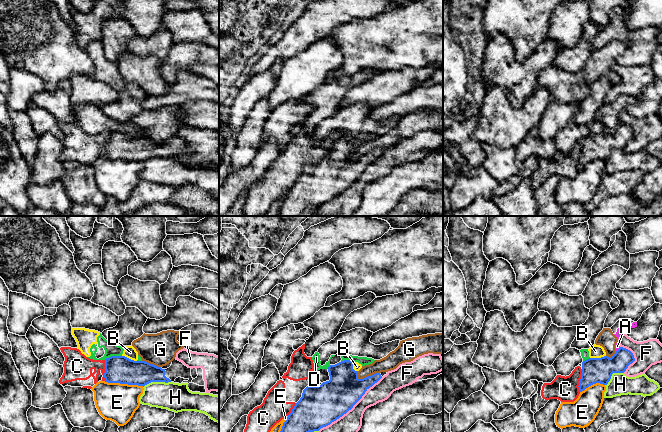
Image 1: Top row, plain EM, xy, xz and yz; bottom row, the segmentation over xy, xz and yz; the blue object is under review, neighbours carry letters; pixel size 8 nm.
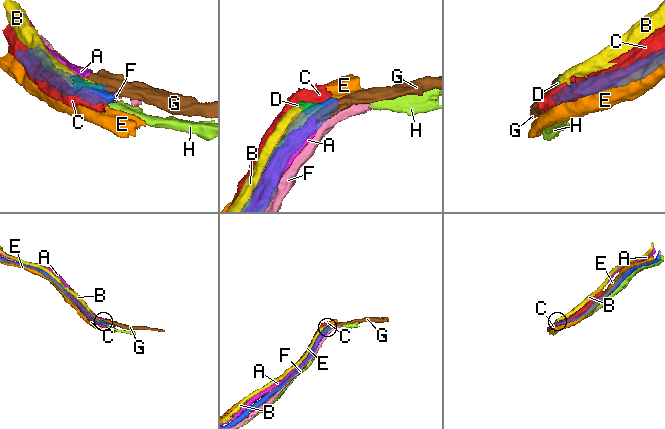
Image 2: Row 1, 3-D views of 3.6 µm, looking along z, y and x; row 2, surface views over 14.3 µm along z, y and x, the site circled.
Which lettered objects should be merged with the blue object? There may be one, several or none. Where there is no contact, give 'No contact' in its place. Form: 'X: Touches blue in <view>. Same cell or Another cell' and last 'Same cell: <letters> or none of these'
A: Touches blue in yz. Another cell
B: Touches blue in xy. Another cell
C: Touches blue in yz. Another cell
D: Touches blue in xy. Another cell
E: Touches blue in xy. Another cell
F: Touches blue in xz. Another cell
G: Touches blue in xz. Another cell
H: Touches blue in xy. Another cell
Same cell: none of these

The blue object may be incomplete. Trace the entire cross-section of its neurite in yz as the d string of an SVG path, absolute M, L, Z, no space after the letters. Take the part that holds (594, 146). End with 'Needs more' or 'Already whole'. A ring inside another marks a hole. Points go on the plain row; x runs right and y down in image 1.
M620 123L611 134L604 132L583 137L579 167L582 168L596 159L607 161L613 149L624 149L634 137L633 129L623 123Z. Already whole

